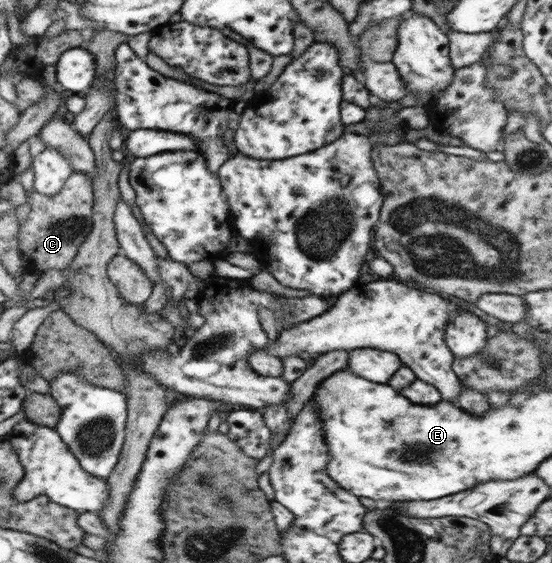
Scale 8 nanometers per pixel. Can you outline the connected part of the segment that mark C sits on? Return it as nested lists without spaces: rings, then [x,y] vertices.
[[[74,172],[62,190],[54,196],[42,196],[32,191],[28,222],[20,226],[19,251],[26,267],[45,271],[46,269],[68,268],[78,255],[78,247],[84,243],[91,230],[91,213],[94,201],[92,177]]]

